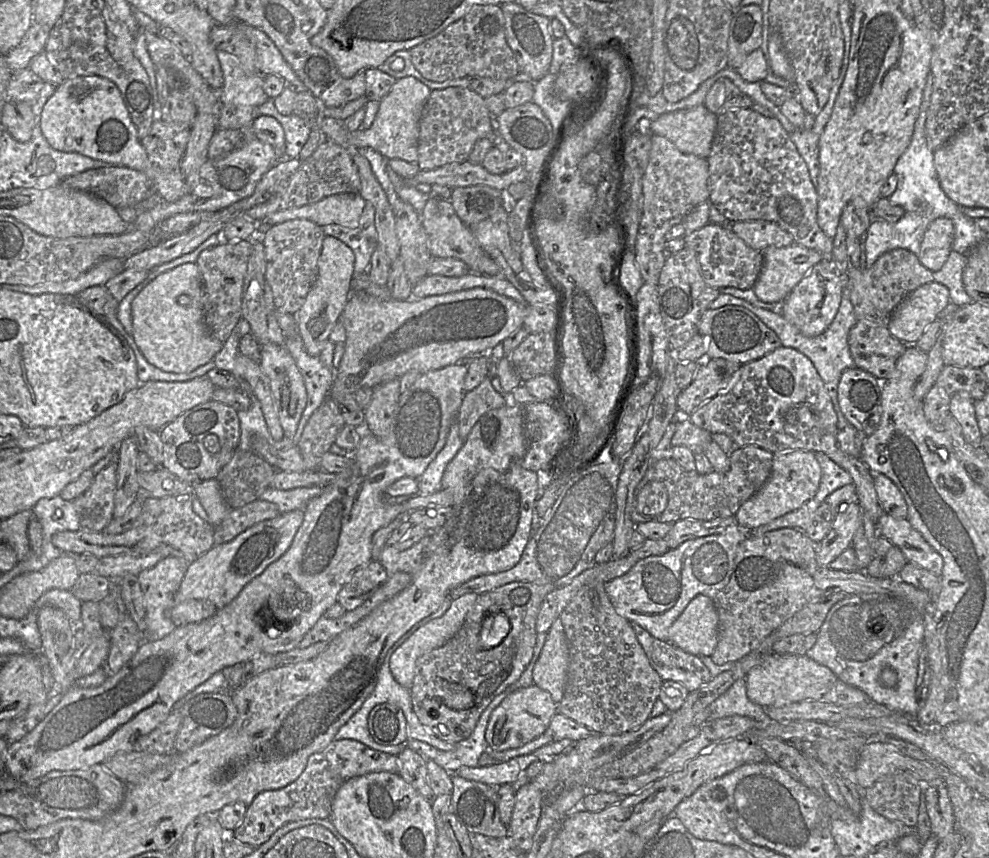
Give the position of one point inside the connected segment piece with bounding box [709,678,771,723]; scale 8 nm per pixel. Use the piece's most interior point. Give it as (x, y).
(734, 701)

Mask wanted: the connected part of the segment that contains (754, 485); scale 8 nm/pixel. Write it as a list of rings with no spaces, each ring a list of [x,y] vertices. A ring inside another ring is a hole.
[[[744,446],[729,454],[730,467],[725,473],[712,471],[699,474],[687,471],[673,458],[661,459],[650,464],[642,480],[636,486],[631,503],[631,519],[635,524],[647,522],[675,523],[684,519],[709,521],[733,516],[740,506],[751,498],[770,476],[773,454],[758,446]],[[650,481],[661,481],[667,489],[668,503],[659,515],[644,515],[638,511],[638,493]]]

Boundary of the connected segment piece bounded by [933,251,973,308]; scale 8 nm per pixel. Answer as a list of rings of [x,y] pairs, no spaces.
[[[951,251],[944,266],[933,273],[934,282],[943,284],[949,290],[950,302],[958,308],[972,303],[962,281],[963,270],[967,263],[967,254]]]

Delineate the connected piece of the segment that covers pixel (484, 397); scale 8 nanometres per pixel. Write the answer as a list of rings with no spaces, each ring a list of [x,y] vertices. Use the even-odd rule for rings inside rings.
[[[485,378],[475,389],[464,393],[456,418],[460,437],[466,440],[481,416],[504,406],[506,406],[505,398],[493,388],[490,378]]]

